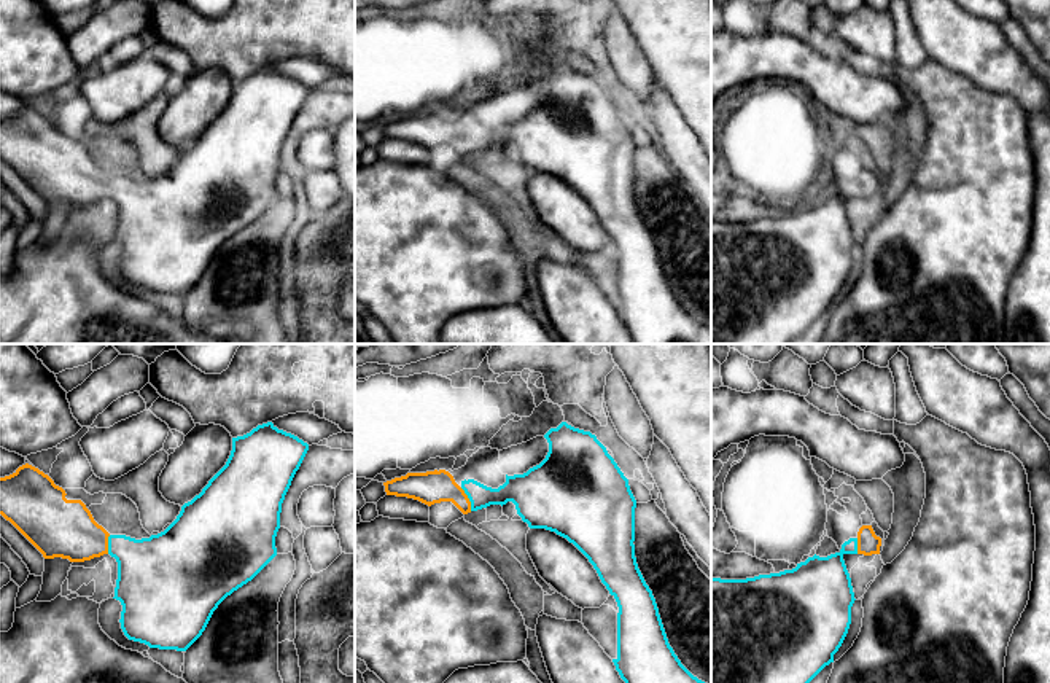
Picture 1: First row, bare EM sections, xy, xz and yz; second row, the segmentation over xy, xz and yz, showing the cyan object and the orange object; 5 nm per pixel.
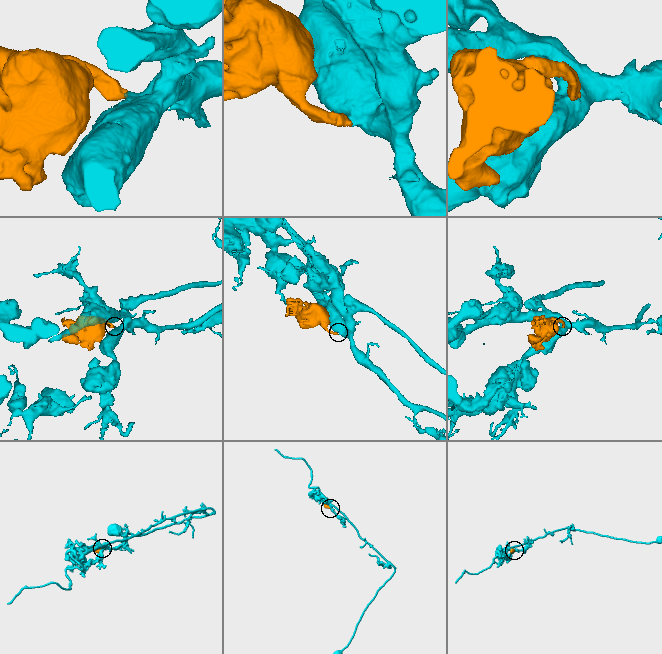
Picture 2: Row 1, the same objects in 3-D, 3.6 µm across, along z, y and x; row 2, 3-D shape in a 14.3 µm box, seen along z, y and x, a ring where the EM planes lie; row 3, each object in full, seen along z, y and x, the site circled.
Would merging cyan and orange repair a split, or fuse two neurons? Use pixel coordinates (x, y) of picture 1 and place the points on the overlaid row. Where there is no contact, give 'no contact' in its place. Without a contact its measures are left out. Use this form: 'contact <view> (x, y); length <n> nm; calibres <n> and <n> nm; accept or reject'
contact xz (468, 497); length 130 nm; calibres 140 and 170 nm; accept

